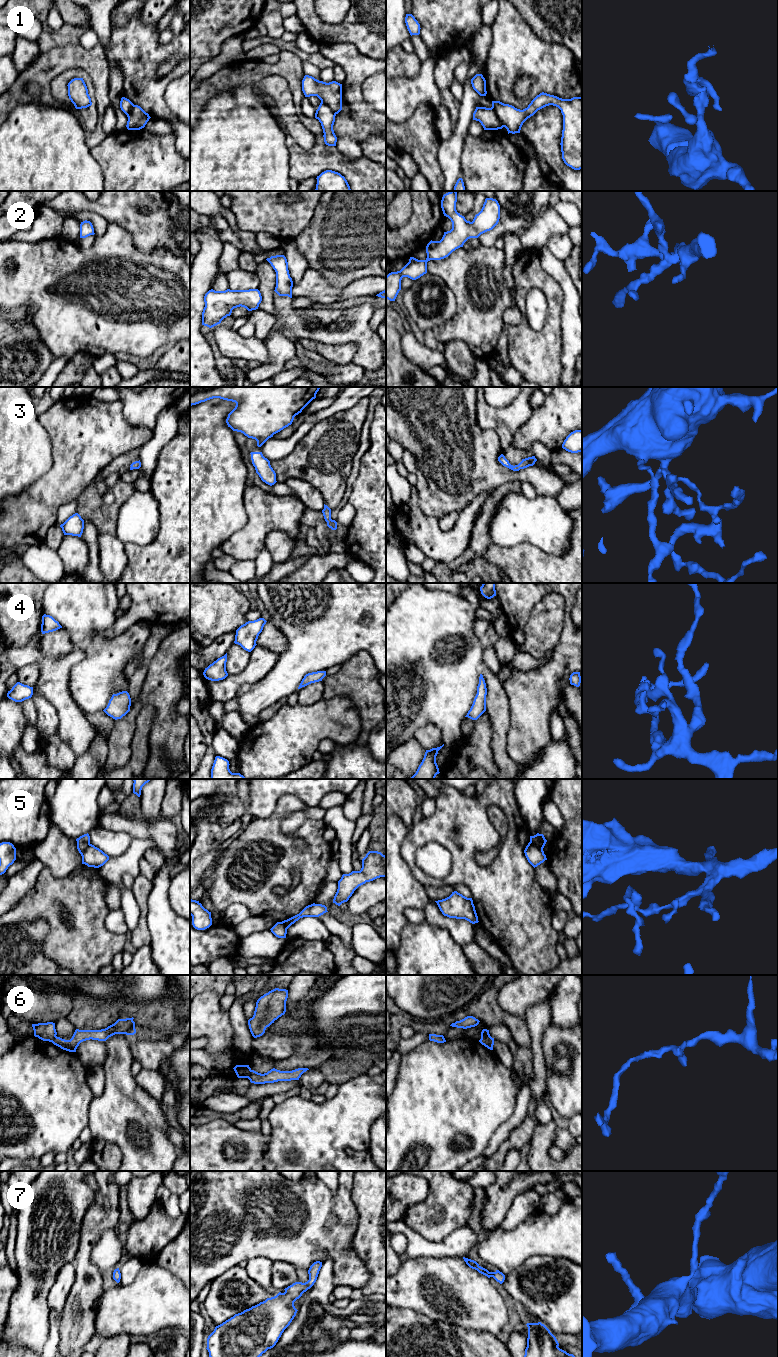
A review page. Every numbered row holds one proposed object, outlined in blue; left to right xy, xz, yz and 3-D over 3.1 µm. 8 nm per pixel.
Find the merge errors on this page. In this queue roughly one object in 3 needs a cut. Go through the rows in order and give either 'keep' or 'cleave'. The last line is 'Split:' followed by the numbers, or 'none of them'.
1: cleave
2: keep
3: keep
4: keep
5: cleave
6: cleave
7: keep
Split: 1, 5, 6

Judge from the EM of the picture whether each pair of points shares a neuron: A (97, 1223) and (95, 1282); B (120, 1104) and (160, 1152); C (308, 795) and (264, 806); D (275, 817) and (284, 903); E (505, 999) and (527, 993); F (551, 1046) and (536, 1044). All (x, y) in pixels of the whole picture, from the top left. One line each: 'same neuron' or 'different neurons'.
A: same neuron
B: same neuron
C: same neuron
D: same neuron
E: same neuron
F: different neurons

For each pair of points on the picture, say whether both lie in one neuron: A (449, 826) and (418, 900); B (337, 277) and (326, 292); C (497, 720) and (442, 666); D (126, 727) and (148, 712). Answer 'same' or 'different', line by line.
A: different
B: different
C: different
D: different

